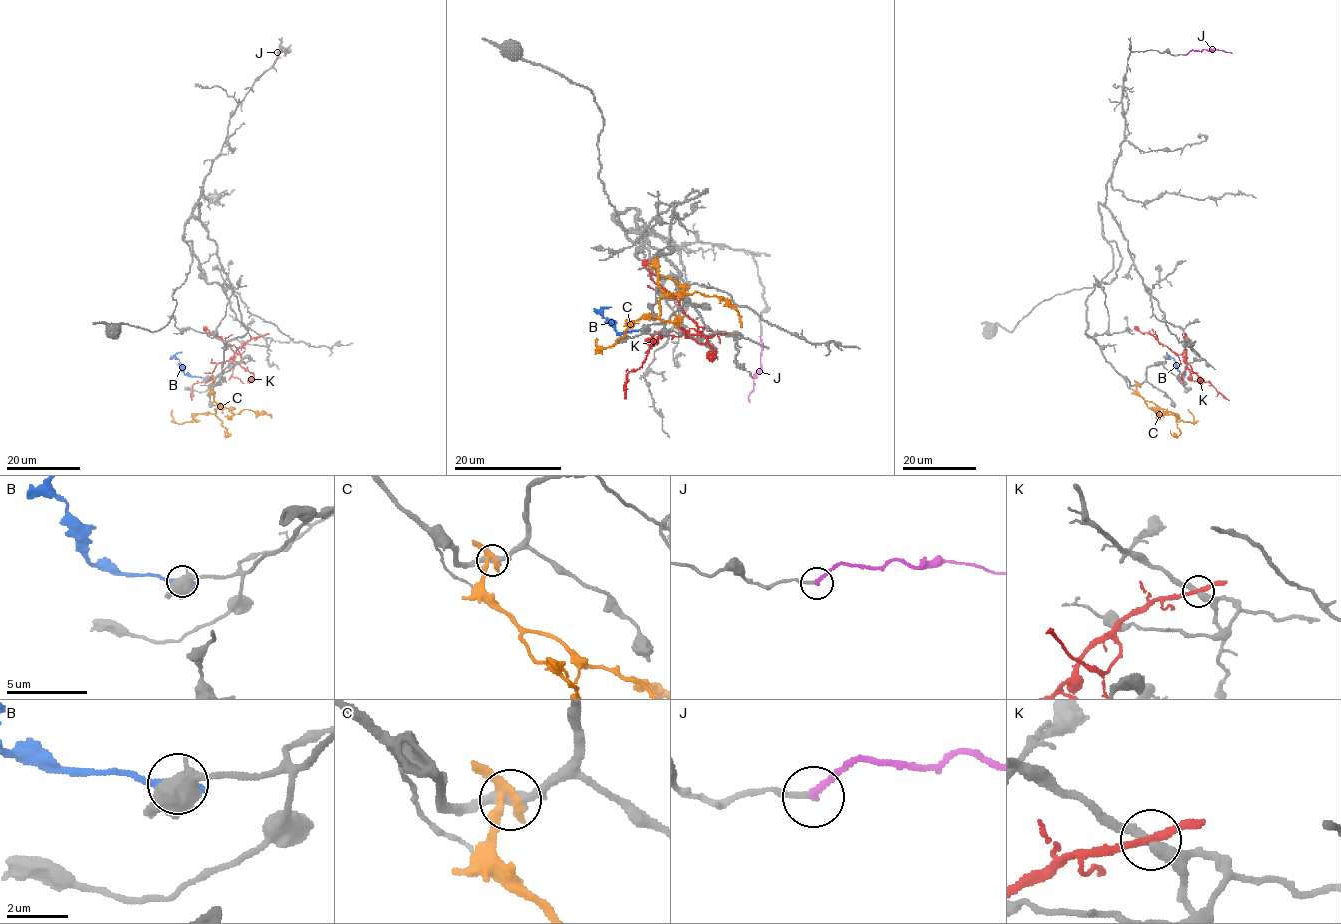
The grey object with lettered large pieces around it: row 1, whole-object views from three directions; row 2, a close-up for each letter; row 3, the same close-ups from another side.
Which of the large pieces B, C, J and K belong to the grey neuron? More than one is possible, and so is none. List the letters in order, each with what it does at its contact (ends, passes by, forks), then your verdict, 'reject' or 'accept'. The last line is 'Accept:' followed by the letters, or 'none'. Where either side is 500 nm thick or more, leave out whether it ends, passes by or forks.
B: reject
C: it passes by; reject
J: it ends there; accept
K: it passes by; reject
Accept: J

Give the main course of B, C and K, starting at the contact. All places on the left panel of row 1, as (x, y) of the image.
B: (206, 378), (186, 375), (175, 355), (182, 352)
C: (211, 384), (218, 407), (214, 413), (196, 415), (192, 421), (182, 424), (174, 420), (171, 409)
K: (262, 336), (247, 340), (228, 360), (217, 365), (208, 380), (193, 385), (191, 400)

